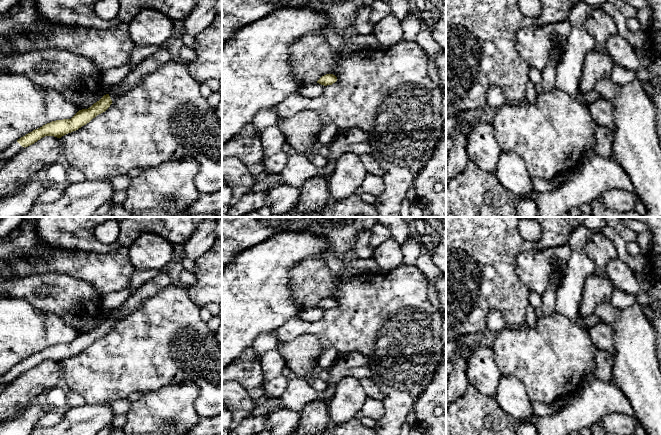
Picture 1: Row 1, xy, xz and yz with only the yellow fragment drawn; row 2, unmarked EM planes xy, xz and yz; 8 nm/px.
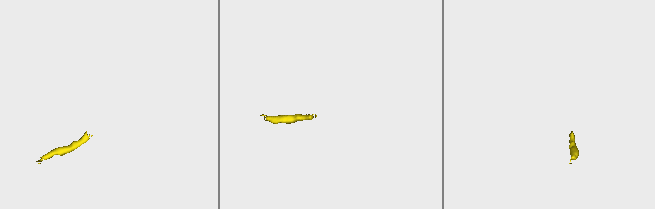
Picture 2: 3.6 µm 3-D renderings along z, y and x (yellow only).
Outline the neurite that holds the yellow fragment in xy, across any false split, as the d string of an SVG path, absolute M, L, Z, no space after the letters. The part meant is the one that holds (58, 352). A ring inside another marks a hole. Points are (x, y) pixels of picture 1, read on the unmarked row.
M165 269L160 270L154 278L133 291L121 306L112 310L112 314L91 331L79 334L71 343L52 345L26 358L6 374L0 376L0 385L11 383L23 372L34 368L45 360L61 362L68 357L78 354L97 339L105 336L121 317L131 313L145 299L154 296L159 290L173 282Z

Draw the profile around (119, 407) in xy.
M125 398L117 400L111 404L112 412L114 415L126 414L130 409L131 403Z

